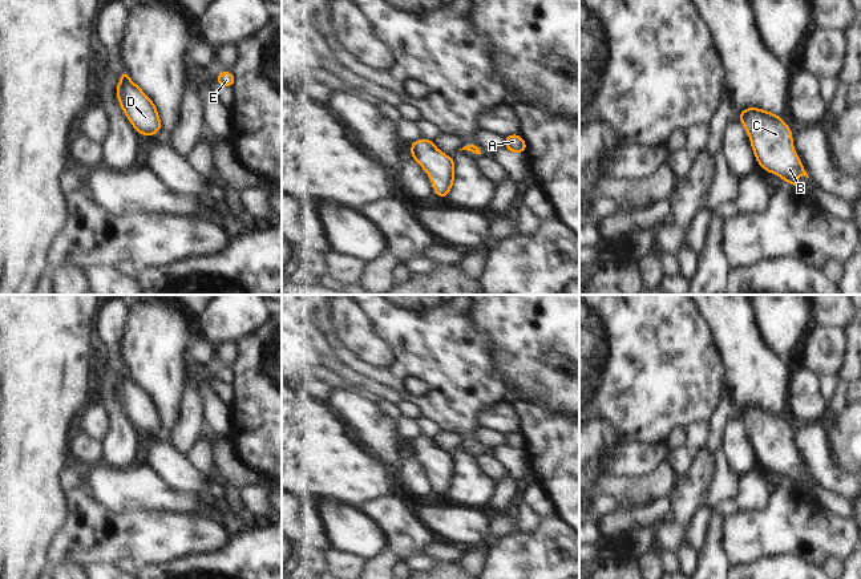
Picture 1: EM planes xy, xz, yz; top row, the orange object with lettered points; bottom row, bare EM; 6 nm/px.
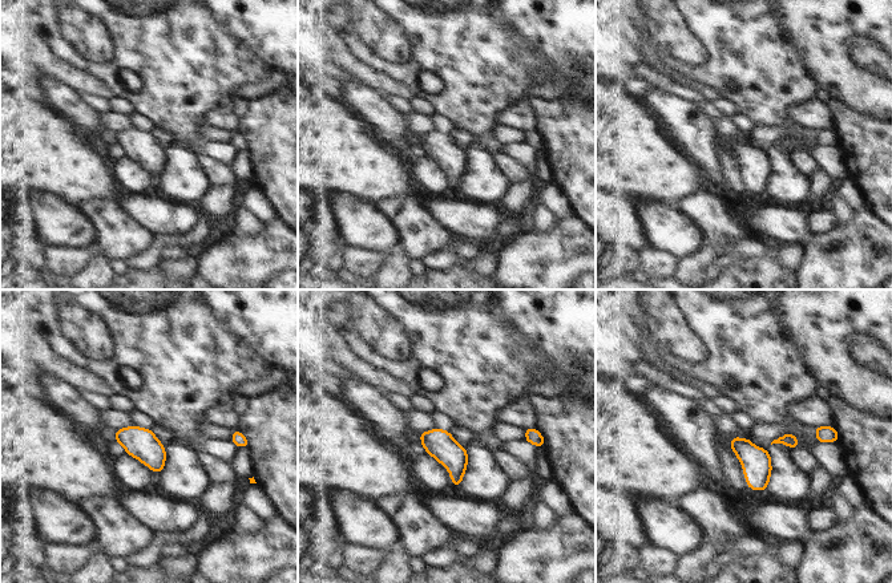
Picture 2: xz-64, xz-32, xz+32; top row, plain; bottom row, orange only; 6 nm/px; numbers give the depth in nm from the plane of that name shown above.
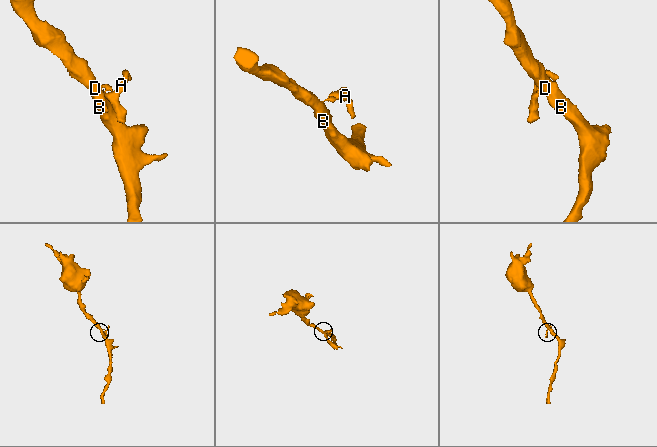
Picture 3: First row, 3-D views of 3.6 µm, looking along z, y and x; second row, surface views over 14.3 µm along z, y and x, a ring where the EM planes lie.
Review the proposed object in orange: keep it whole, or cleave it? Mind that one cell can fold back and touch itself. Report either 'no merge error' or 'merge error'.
merge error

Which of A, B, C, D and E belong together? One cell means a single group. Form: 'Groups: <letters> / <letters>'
Groups: A E / B C D

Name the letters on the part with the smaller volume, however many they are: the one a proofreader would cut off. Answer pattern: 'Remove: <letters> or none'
Remove: A, E

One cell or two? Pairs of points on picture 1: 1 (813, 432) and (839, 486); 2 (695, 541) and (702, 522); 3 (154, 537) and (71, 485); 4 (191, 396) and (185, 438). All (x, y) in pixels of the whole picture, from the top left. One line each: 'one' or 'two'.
1: one
2: one
3: one
4: one

